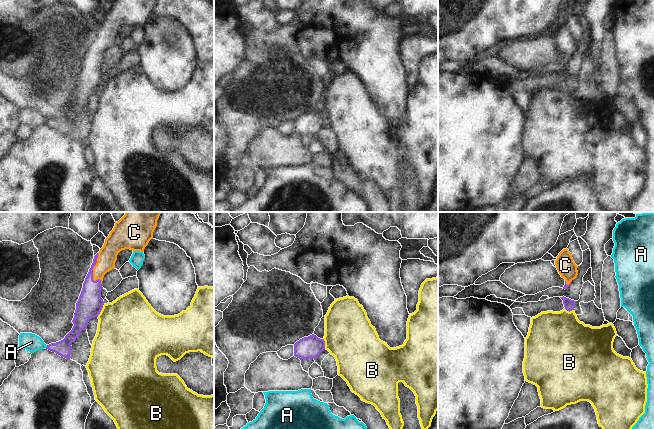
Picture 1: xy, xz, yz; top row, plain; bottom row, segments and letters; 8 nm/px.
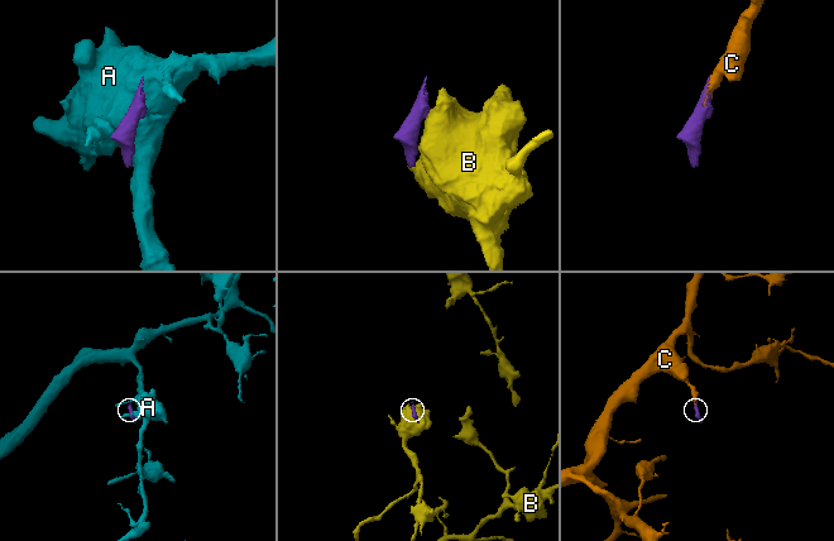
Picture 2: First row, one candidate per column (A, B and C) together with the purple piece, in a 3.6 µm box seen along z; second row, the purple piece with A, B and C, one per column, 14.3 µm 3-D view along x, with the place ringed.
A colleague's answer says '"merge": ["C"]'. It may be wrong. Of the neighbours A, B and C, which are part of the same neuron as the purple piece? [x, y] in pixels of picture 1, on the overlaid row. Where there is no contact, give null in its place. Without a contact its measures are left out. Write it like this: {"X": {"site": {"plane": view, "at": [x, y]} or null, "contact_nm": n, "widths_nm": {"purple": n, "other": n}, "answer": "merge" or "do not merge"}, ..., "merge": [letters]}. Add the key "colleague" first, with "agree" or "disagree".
{"colleague": "agree", "A": {"site": {"plane": "xy", "at": [47, 346]}, "contact_nm": 30, "widths_nm": {"purple": 130, "other": 140}, "answer": "do not merge"}, "B": {"site": {"plane": "xy", "at": [101, 309]}, "contact_nm": 120, "widths_nm": {"purple": 200, "other": 460}, "answer": "do not merge"}, "C": {"site": {"plane": "xy", "at": [92, 272]}, "contact_nm": 260, "widths_nm": {"purple": 200, "other": 150}, "answer": "merge"}, "merge": ["C"]}

